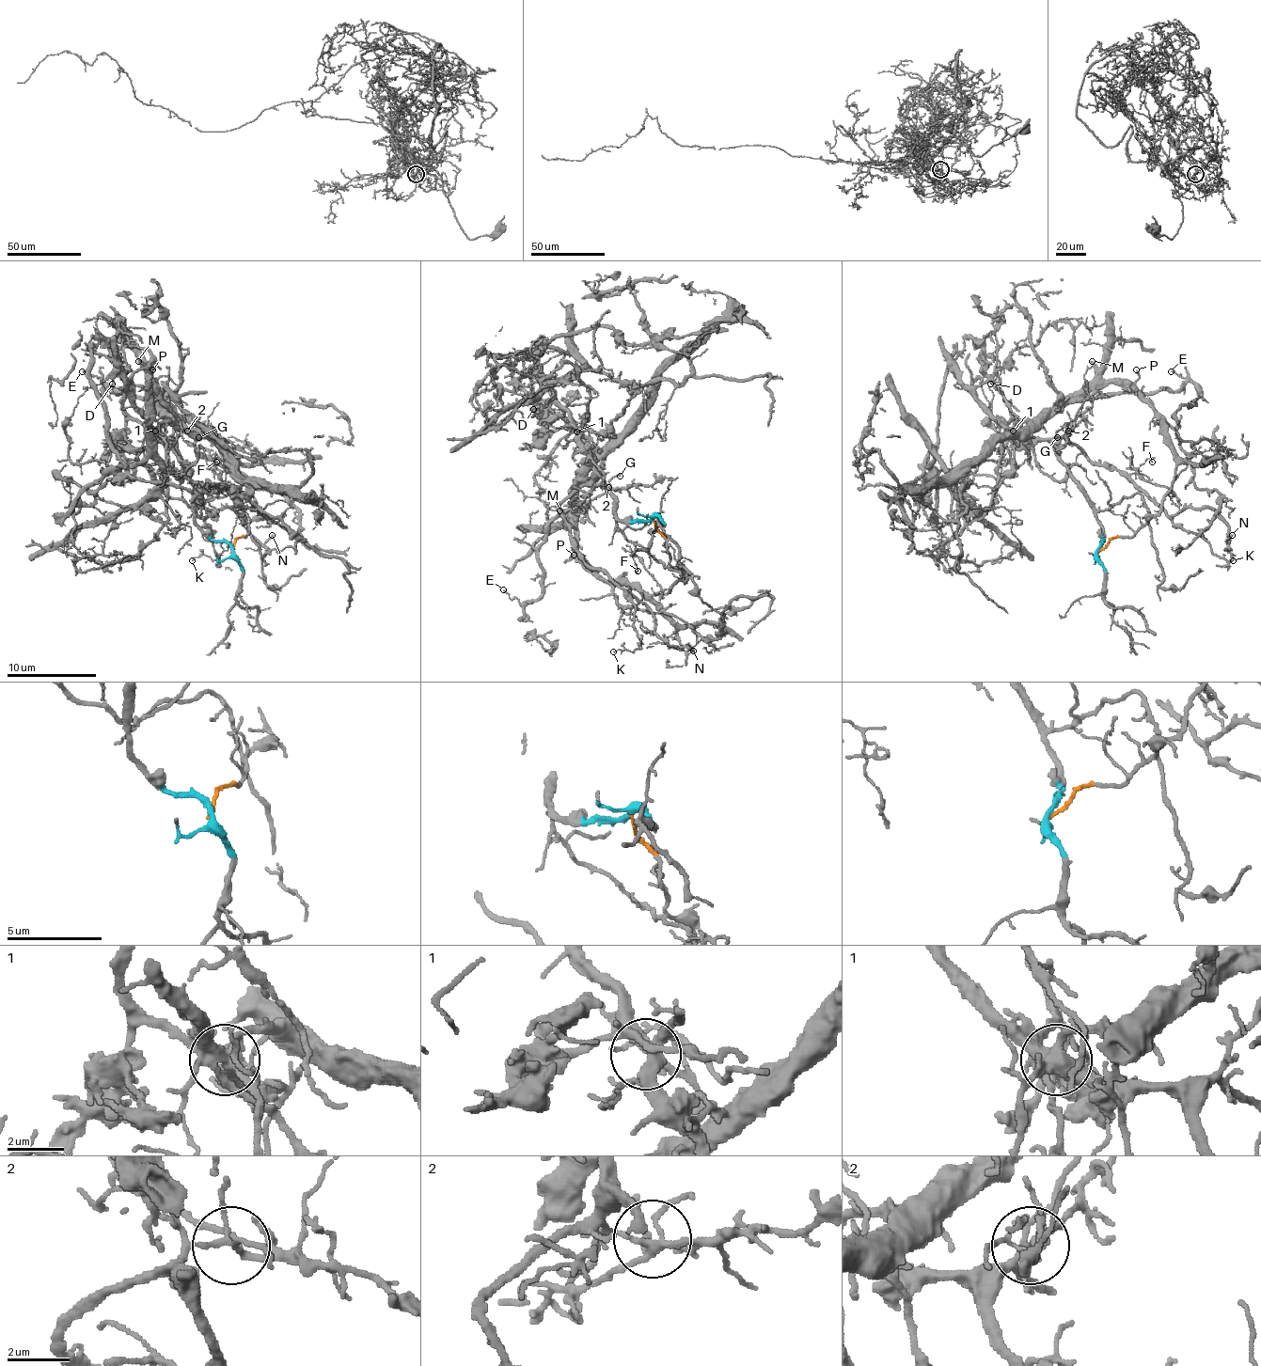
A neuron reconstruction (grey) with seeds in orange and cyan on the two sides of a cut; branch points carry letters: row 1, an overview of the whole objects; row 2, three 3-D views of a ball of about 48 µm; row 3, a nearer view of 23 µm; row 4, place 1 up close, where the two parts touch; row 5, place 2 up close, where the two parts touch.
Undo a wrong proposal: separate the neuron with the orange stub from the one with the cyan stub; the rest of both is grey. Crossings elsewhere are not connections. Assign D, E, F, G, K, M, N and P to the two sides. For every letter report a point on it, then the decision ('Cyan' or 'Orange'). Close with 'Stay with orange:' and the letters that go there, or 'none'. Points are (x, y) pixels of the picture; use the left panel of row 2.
D: Place: (112, 384). Cyan
E: Place: (82, 371). Orange
F: Place: (216, 462). Orange
G: Place: (198, 437). Cyan
K: Place: (192, 560). Cyan
M: Place: (138, 361). Orange
N: Place: (272, 535). Cyan
P: Place: (152, 369). Orange
Stay with orange: E, F, M, P

